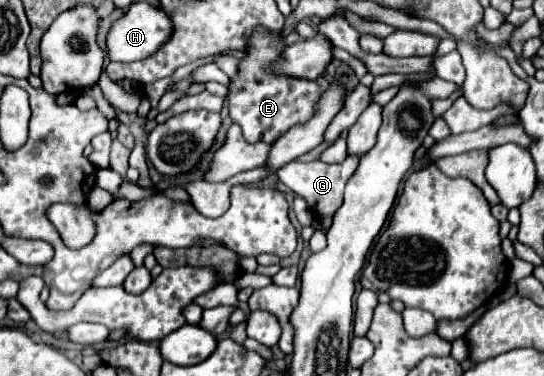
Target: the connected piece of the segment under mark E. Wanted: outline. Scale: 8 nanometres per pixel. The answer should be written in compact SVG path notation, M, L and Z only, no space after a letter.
M255 28L249 34L245 56L239 60L235 76L229 78L227 84L227 102L229 102L229 118L241 126L245 140L249 142L275 142L289 128L297 124L305 124L313 118L315 106L323 94L315 80L301 80L285 74L273 72L273 64L281 58L285 50L283 34L271 32L267 28Z

